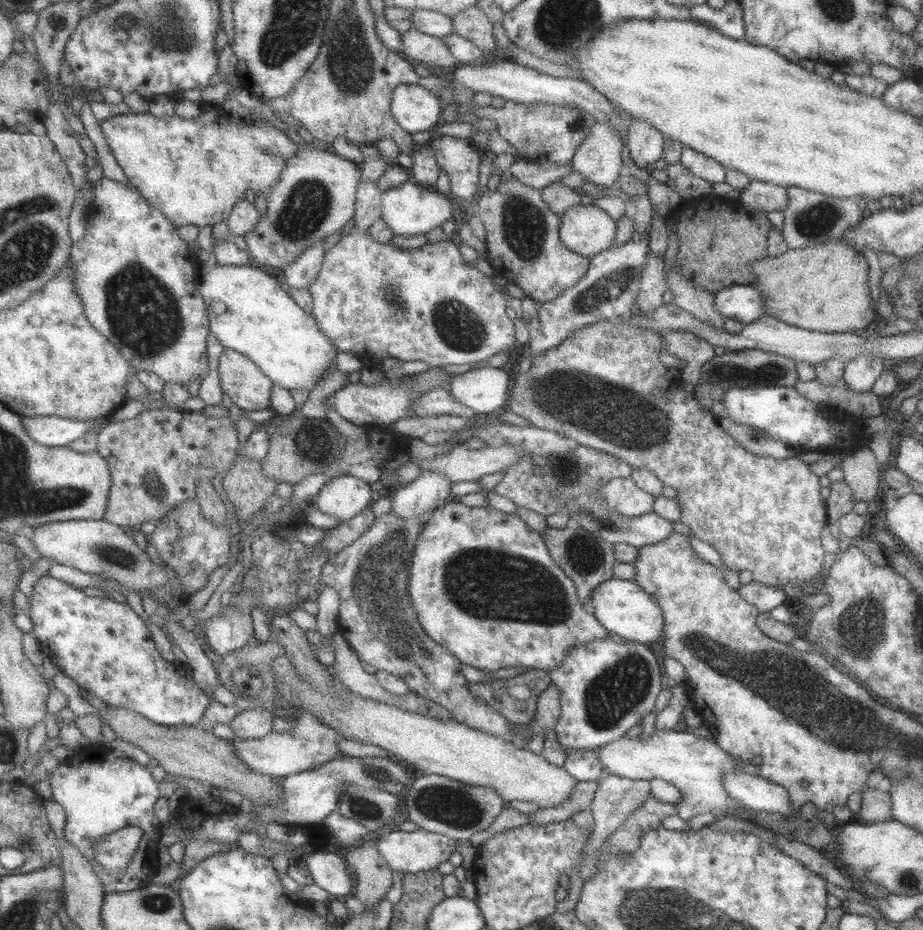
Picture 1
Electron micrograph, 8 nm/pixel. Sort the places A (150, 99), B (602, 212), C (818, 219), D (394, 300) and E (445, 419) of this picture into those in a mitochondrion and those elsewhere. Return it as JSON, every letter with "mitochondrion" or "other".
{"A":"other","B":"other","C":"mitochondrion","D":"mitochondrion","E":"other"}

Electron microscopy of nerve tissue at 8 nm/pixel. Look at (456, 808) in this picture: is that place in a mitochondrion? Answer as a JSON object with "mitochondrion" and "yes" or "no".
{"mitochondrion":"yes"}

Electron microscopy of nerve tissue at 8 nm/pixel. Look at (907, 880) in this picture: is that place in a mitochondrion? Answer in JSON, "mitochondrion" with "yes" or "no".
{"mitochondrion":"yes"}

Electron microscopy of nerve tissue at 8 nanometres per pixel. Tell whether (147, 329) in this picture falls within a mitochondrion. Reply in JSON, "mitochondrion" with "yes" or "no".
{"mitochondrion":"yes"}

